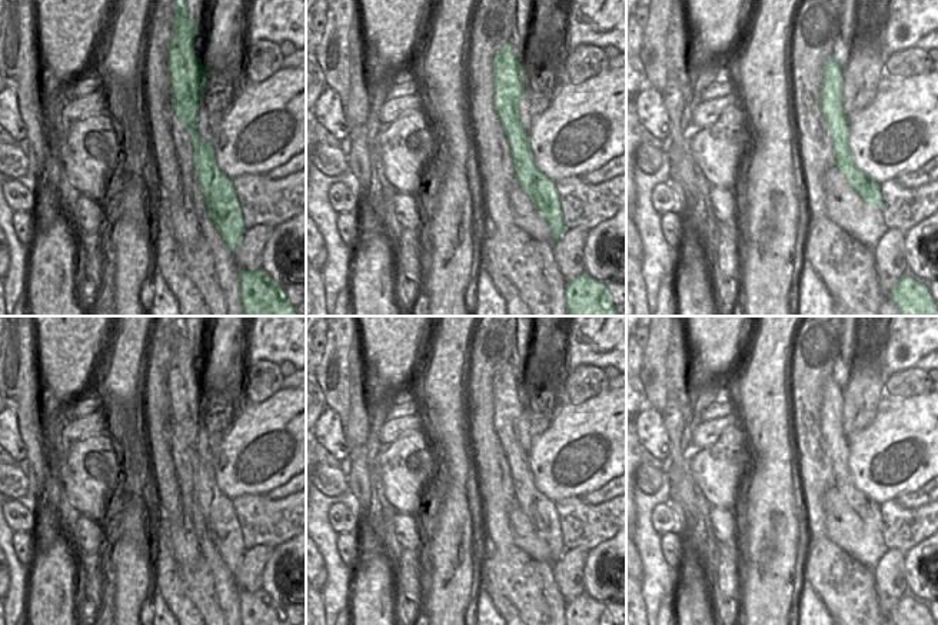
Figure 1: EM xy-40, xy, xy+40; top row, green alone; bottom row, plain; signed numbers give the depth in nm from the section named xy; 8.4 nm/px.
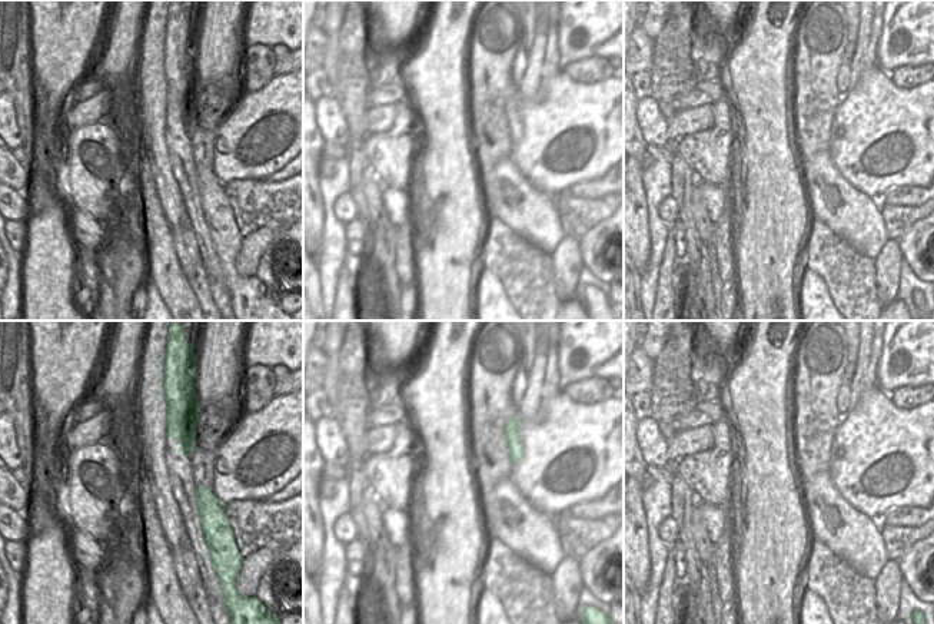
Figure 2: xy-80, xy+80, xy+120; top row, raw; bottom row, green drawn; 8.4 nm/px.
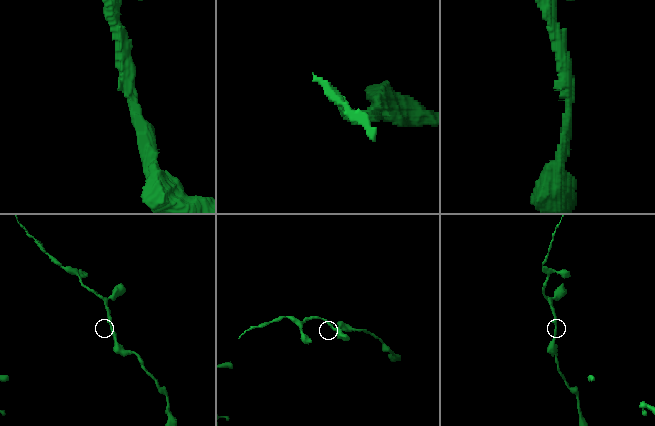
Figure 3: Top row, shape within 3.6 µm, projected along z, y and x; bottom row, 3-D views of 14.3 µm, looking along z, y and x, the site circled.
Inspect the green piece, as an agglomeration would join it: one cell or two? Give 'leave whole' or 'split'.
leave whole

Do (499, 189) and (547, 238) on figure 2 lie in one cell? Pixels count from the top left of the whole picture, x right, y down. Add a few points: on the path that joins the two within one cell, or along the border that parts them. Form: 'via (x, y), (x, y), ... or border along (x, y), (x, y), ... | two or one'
via (511, 201), (537, 226) | one

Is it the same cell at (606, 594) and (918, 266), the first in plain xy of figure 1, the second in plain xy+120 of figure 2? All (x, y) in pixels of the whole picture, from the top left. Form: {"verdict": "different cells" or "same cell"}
{"verdict": "same cell"}

